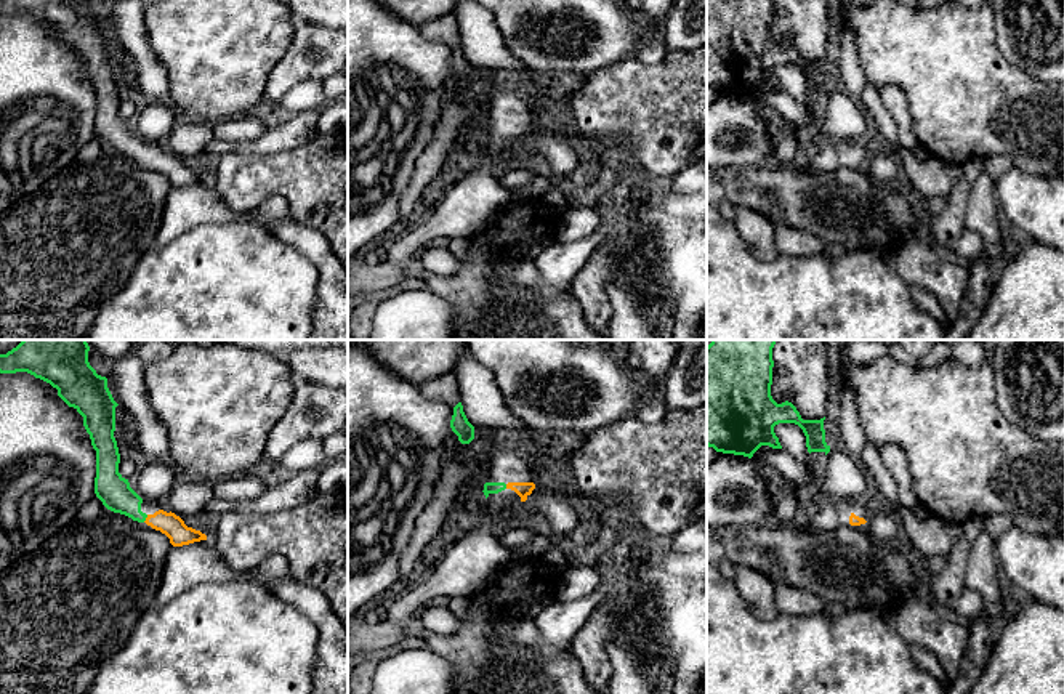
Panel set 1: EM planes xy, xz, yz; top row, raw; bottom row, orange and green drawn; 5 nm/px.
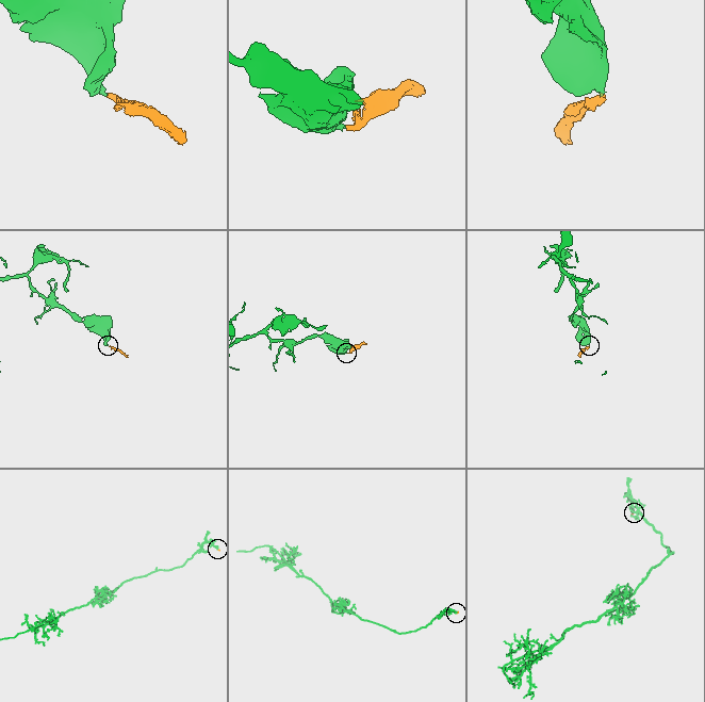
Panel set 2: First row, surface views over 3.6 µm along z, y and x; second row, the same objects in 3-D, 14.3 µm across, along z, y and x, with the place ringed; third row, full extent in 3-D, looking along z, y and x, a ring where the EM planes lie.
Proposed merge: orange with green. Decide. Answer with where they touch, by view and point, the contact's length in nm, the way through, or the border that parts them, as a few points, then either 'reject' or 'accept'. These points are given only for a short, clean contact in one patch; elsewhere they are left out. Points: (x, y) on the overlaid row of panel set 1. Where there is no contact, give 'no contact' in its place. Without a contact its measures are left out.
xy (146, 518) | 50 nm | across xy (170, 524), (146, 518), (114, 491) | accept

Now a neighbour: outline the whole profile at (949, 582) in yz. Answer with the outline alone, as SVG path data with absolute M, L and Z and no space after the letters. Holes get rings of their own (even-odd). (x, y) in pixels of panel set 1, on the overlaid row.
M971 518L960 524L960 534L947 555L945 567L929 579L929 588L937 604L952 604L953 598L966 588L965 569L969 550L981 532L984 532L984 518Z

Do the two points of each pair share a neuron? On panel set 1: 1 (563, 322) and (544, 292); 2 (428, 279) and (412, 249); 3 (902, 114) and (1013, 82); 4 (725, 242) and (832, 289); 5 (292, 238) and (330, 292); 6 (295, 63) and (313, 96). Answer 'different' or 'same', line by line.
1: different
2: different
3: different
4: same
5: same
6: different

